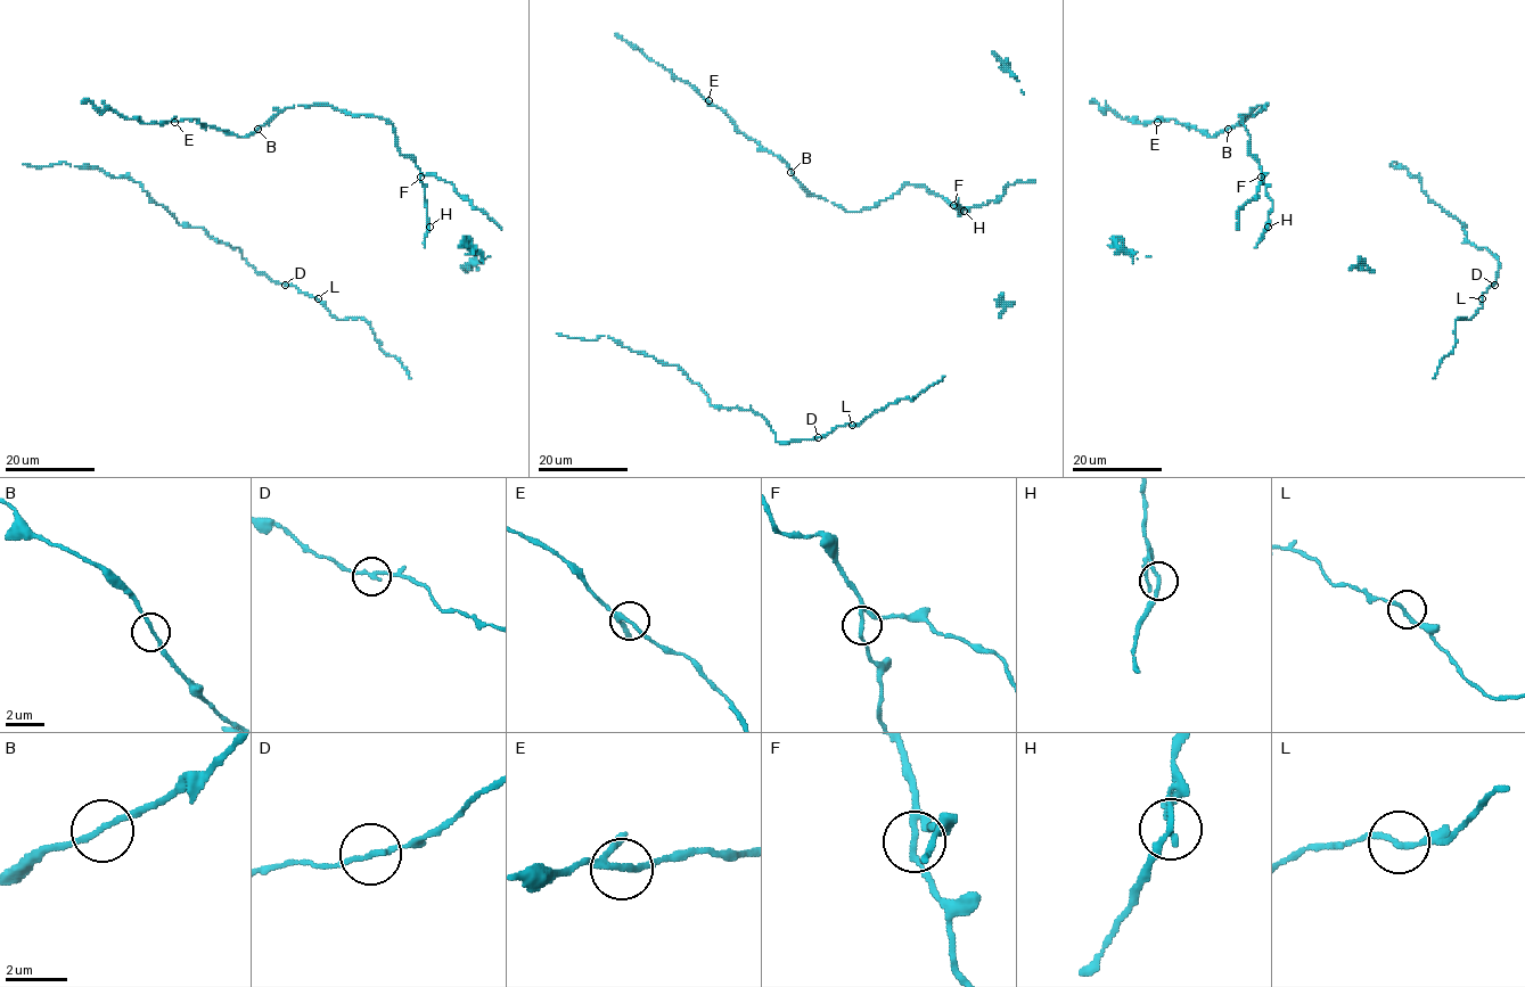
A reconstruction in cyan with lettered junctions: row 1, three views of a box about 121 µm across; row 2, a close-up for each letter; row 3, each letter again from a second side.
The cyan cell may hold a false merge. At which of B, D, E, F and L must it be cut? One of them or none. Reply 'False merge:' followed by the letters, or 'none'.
False merge: F

